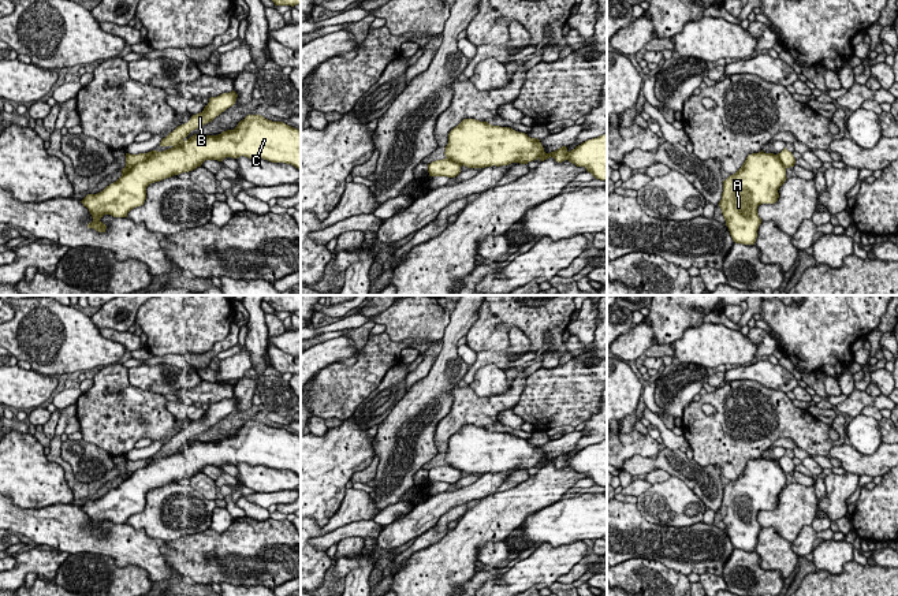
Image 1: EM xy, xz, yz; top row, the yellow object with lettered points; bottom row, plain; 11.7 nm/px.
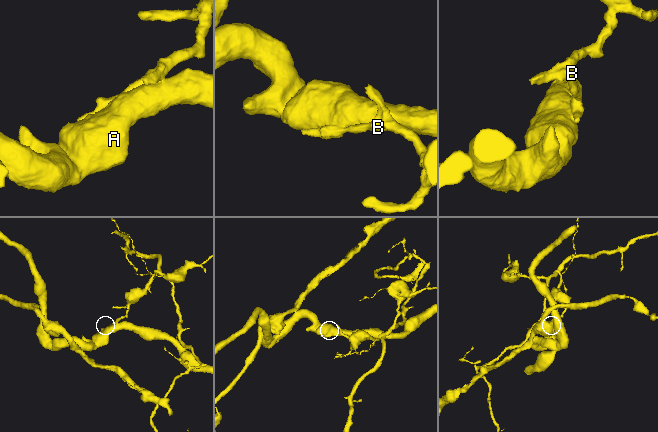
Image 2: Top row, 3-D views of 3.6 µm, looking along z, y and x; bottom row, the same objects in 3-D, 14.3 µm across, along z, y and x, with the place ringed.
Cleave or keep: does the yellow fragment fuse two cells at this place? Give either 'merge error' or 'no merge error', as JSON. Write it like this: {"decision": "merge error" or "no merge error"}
{"decision": "merge error"}

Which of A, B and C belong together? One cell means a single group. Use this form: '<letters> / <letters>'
A C / B

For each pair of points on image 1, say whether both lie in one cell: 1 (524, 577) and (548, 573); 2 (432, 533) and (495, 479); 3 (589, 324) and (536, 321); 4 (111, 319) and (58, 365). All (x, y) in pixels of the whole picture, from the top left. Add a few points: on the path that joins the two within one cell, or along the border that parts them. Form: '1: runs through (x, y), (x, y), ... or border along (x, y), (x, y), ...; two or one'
1: runs through (529, 573), (543, 573); one
2: border along (466, 502), (453, 506), (439, 520); two
3: border along (570, 323), (566, 328); two
4: border along (89, 317), (97, 328); two

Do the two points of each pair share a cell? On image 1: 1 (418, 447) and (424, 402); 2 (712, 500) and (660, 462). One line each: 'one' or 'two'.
1: one
2: one

